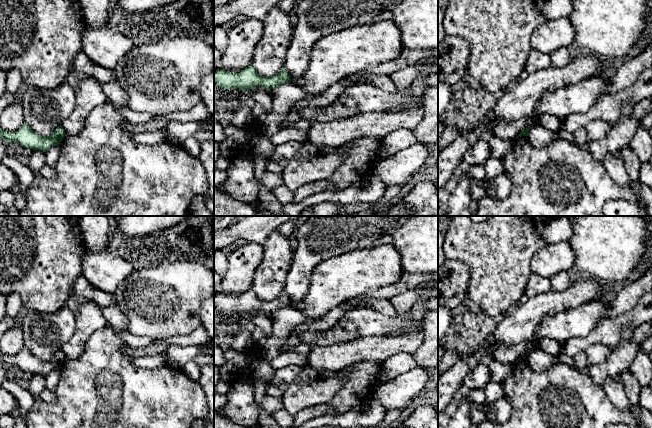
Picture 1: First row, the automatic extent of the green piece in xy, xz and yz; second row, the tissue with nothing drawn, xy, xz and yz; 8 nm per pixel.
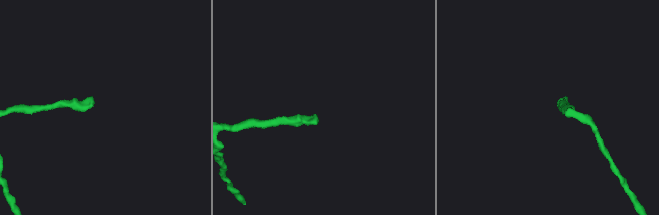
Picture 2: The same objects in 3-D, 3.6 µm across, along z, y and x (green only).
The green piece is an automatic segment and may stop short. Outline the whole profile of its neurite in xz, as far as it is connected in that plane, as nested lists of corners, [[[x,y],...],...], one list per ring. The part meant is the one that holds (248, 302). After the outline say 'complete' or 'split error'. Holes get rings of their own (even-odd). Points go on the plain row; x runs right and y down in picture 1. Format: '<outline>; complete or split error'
[[[251,289],[240,297],[232,297],[223,293],[214,296],[214,308],[223,313],[250,314],[256,310],[262,310],[264,313],[271,314],[287,307],[291,307],[291,300],[285,292],[271,301],[263,301]]]; complete

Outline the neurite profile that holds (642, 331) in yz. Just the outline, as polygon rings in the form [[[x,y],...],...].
[[[645,322],[635,329],[634,340],[641,345],[649,336],[652,322]]]

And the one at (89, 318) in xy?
[[[83,301],[76,314],[76,329],[70,340],[62,347],[66,360],[78,359],[90,336],[108,325],[102,315],[102,308],[93,302]]]

